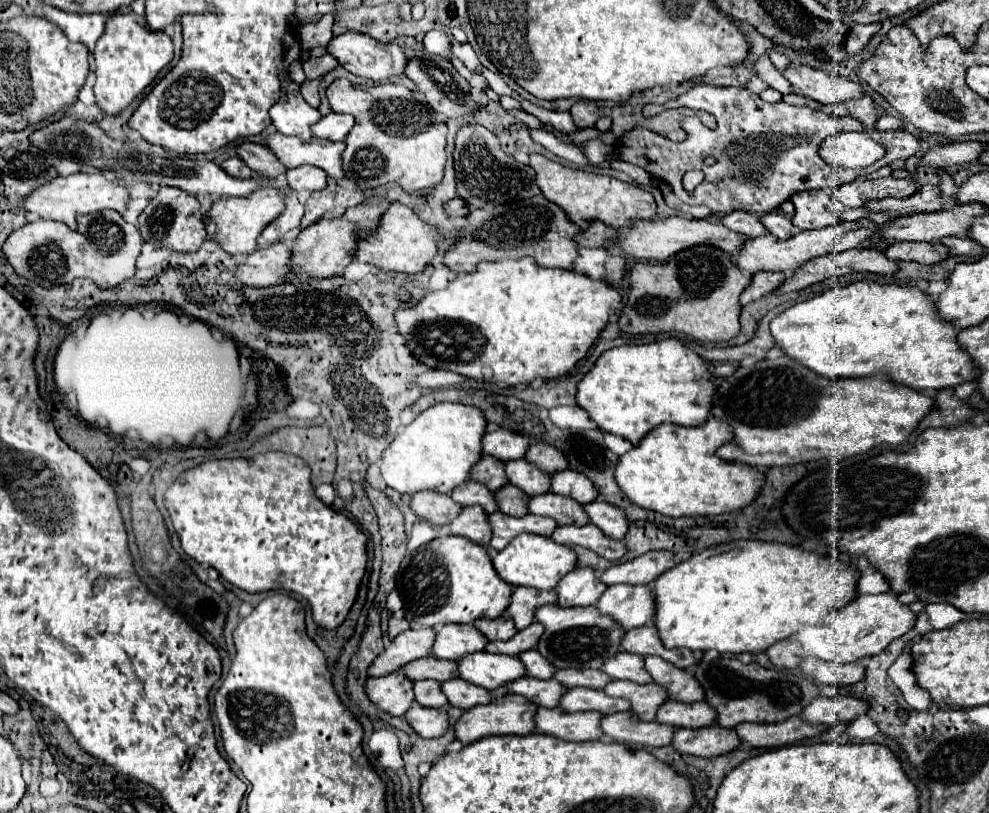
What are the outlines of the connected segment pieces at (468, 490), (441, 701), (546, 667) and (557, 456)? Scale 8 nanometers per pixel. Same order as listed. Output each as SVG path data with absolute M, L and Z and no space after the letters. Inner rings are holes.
M468 479L468 481L462 483L460 487L456 487L456 489L450 493L450 497L452 497L456 503L464 505L464 507L468 507L468 505L482 505L482 509L484 509L486 513L496 513L496 511L498 511L498 505L496 505L496 501L494 501L494 493L488 491L486 485L480 485L478 481L472 481L472 479Z
M432 679L416 681L414 683L414 695L422 707L446 707L448 705L448 701L440 689L440 683L432 681Z
M536 649L532 651L526 651L520 655L522 663L526 665L526 671L530 677L536 677L536 679L550 679L552 673L556 673L556 667L548 661L544 661L544 657L540 657L540 653Z
M544 441L534 443L528 453L526 459L530 463L536 463L542 471L546 473L556 473L556 471L564 471L568 467L568 459L564 457L564 453L560 453L554 445L548 445Z

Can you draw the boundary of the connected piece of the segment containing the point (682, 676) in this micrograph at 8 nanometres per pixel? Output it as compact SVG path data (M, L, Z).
M656 655L646 657L646 669L652 675L652 679L668 691L670 699L684 703L704 701L704 689L700 689L700 683L696 681L696 677L692 677L690 671L680 671L676 669L676 665Z

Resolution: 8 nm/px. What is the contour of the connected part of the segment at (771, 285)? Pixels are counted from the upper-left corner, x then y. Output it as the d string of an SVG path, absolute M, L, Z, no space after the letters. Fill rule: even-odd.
M766 271L754 273L750 285L740 295L740 303L748 305L748 303L772 293L780 285L780 281L784 281L784 273L766 273Z

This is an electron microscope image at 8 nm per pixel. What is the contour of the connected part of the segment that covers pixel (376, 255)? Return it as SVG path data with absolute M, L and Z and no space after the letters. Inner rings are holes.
M390 203L390 207L380 217L380 225L376 227L376 231L372 231L372 235L358 237L354 259L376 265L378 269L384 271L414 275L420 273L428 265L428 261L432 261L432 257L436 255L436 239L438 239L438 229L420 221L418 215L406 205Z

